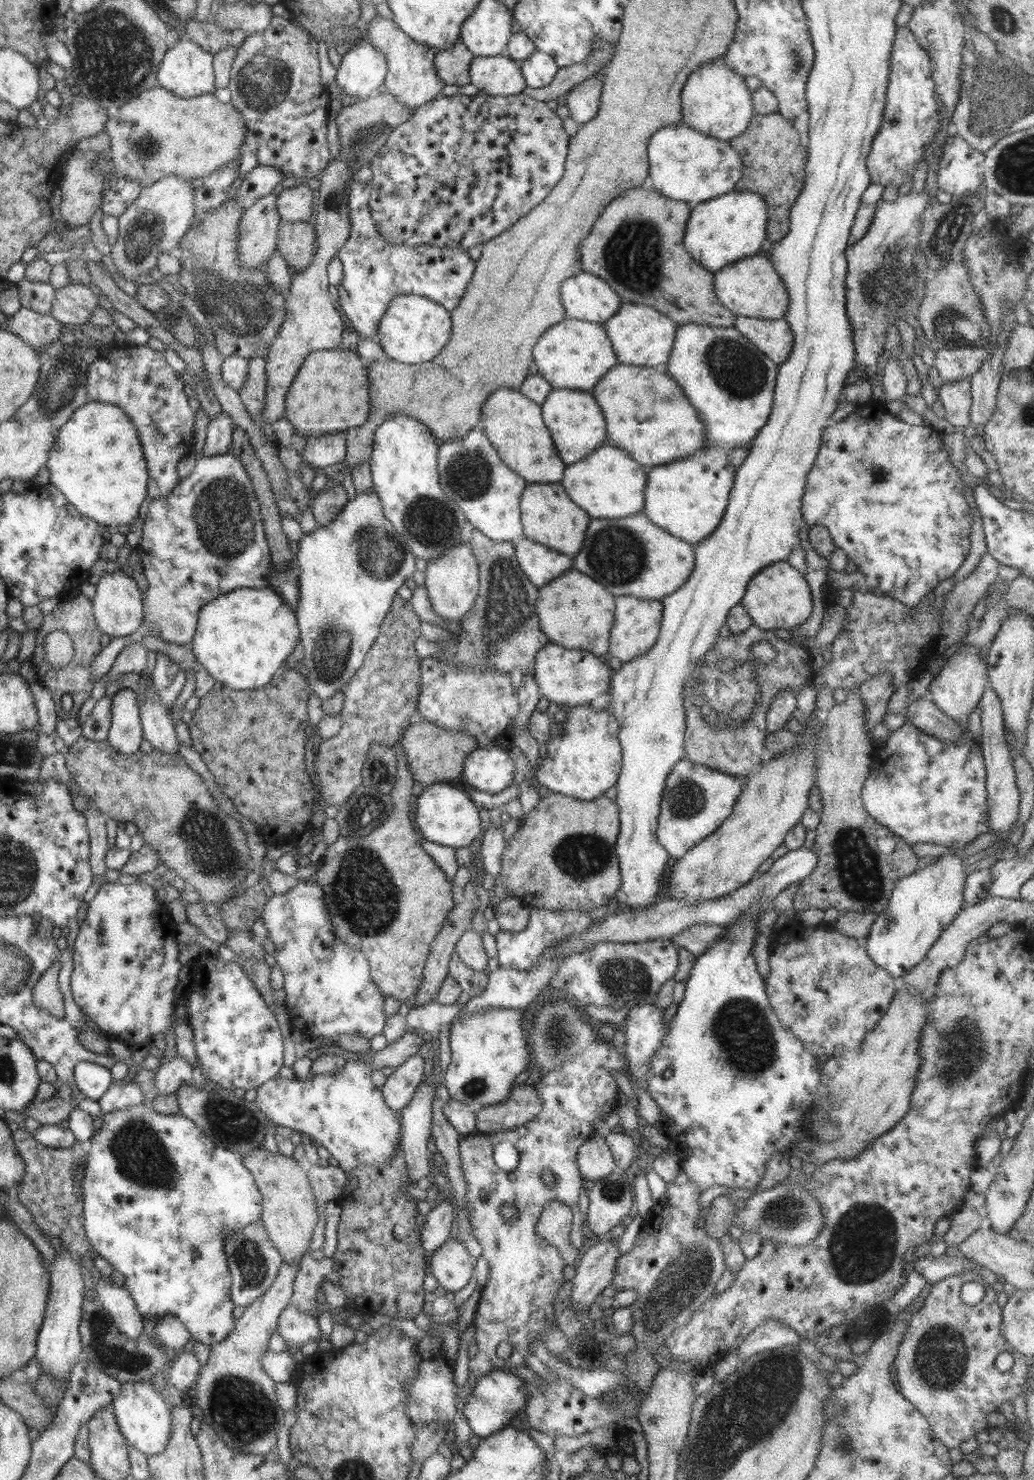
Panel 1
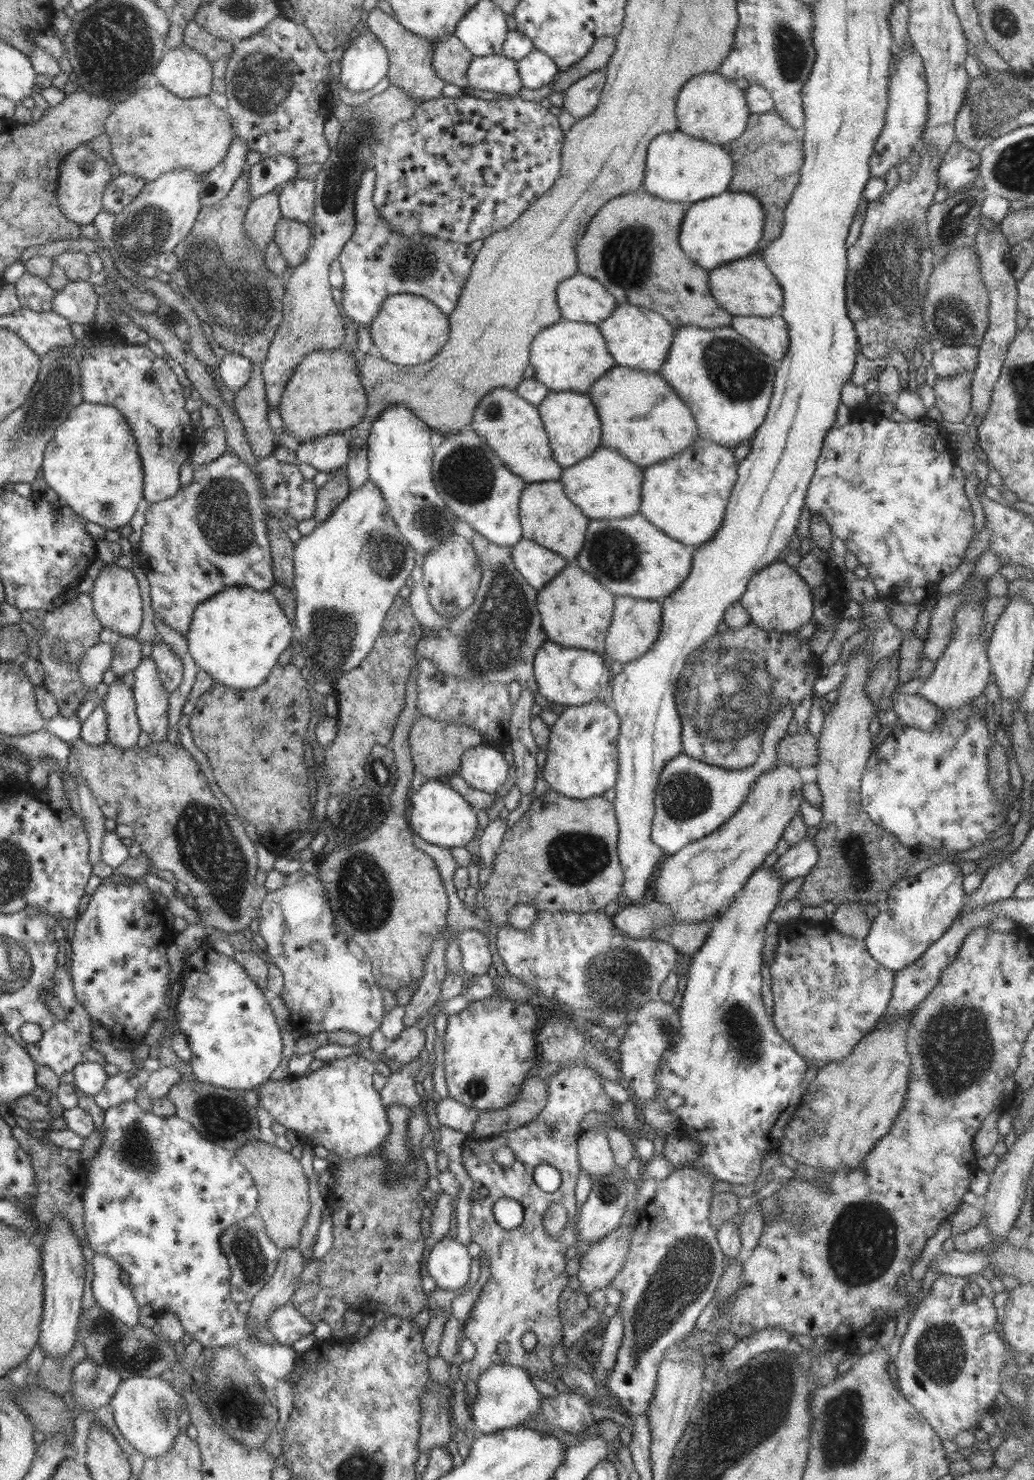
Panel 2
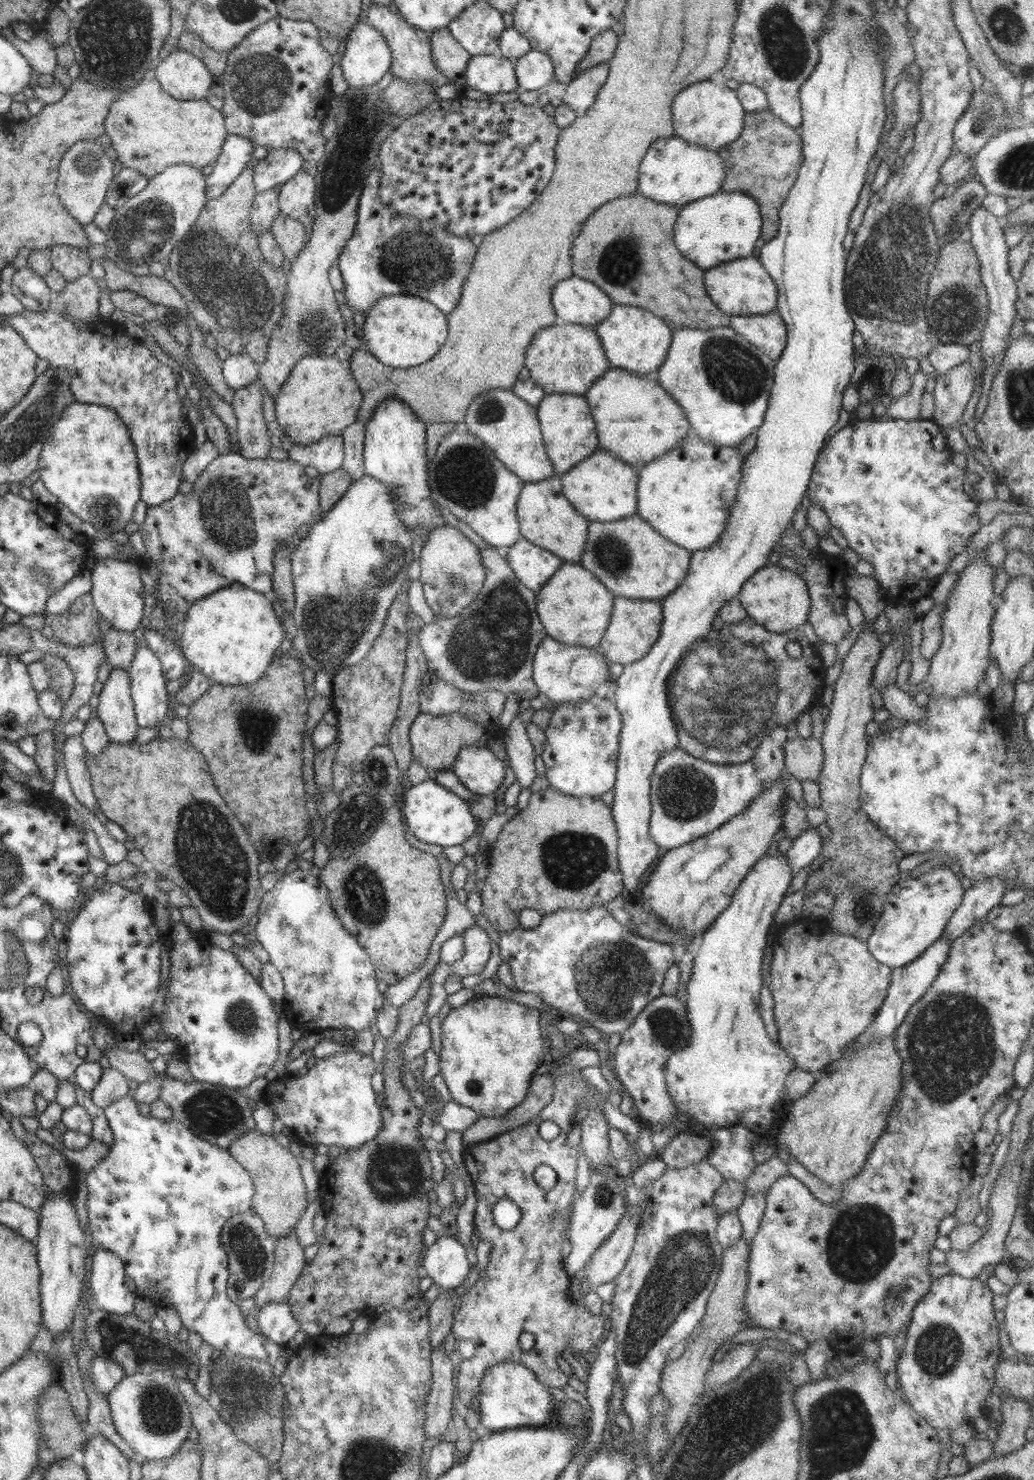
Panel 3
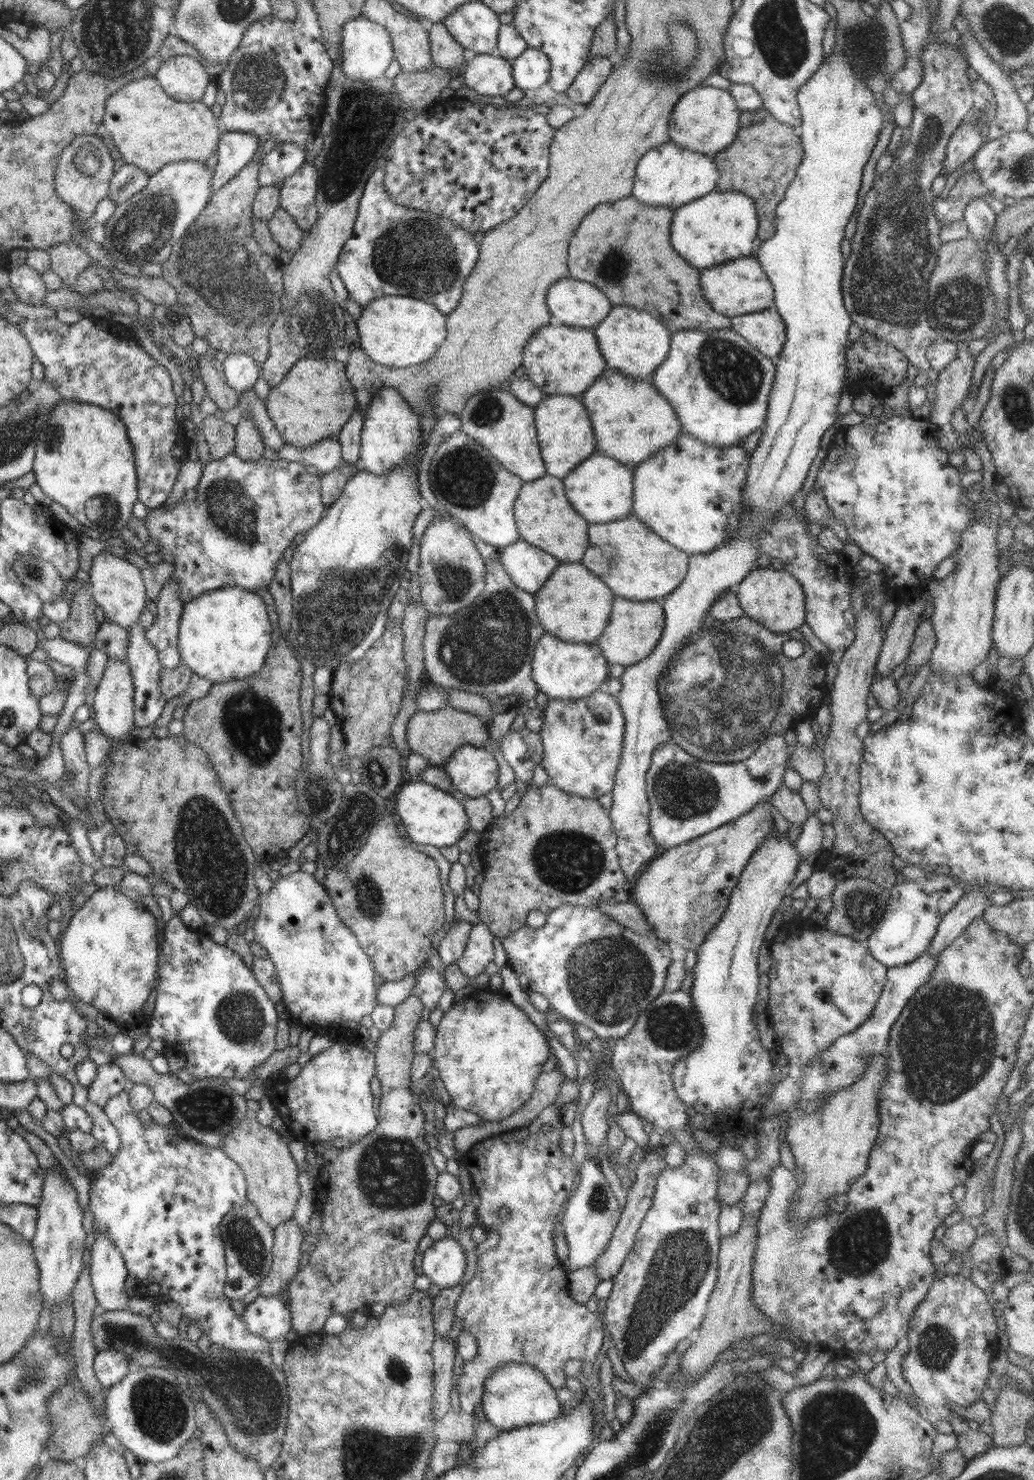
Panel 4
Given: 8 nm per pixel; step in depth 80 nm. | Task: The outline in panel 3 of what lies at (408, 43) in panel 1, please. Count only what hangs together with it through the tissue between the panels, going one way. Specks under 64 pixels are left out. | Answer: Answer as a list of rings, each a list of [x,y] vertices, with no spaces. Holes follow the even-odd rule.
[[[372,3],[368,11],[368,21],[370,26],[379,30],[388,43],[391,50],[391,72],[394,77],[403,78],[404,81],[412,81],[415,83],[430,83],[434,88],[448,84],[448,77],[440,73],[440,70],[434,66],[431,56],[430,35],[424,31],[417,29],[415,26],[409,25],[400,13],[392,13],[392,11],[381,3]]]

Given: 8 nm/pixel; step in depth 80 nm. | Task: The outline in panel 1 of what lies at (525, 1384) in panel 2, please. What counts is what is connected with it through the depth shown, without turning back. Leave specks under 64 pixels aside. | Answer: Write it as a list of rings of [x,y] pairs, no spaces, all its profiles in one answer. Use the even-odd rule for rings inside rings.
[[[508,1368],[492,1370],[477,1380],[477,1384],[466,1394],[464,1399],[464,1416],[471,1428],[471,1432],[484,1438],[496,1431],[509,1426],[512,1418],[517,1416],[518,1411],[525,1409],[527,1401],[527,1385],[514,1376]]]

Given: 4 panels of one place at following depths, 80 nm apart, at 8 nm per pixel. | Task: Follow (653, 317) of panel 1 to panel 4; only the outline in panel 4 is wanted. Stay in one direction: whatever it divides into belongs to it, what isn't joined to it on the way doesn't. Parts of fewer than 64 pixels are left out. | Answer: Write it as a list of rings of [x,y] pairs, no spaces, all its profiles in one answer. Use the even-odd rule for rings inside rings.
[[[616,305],[592,329],[608,369],[638,380],[649,379],[668,356],[671,334],[662,321],[632,306]]]

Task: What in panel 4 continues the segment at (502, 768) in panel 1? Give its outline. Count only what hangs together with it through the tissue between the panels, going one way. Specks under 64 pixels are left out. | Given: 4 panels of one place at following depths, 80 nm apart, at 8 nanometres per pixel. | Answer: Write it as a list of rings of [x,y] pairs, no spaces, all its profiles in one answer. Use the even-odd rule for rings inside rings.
[[[468,743],[454,751],[442,769],[452,779],[456,795],[461,798],[487,795],[496,788],[500,777],[492,752]]]

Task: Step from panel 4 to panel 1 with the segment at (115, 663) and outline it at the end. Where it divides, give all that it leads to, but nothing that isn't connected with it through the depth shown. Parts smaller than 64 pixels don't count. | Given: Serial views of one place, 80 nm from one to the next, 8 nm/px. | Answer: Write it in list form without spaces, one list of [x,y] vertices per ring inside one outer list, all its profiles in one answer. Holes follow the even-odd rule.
[[[123,687],[111,698],[111,727],[107,741],[118,754],[132,756],[140,750],[144,739],[139,708],[136,705],[138,695],[132,689]]]

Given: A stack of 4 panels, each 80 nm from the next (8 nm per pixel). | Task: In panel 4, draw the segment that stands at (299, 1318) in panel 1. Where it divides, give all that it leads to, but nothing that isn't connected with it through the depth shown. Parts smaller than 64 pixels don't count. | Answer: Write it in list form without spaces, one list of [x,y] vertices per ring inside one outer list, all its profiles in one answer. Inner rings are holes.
[[[258,1296],[250,1306],[245,1306],[241,1316],[248,1332],[257,1334],[268,1341],[286,1338],[293,1330],[291,1312],[284,1302],[274,1296]]]

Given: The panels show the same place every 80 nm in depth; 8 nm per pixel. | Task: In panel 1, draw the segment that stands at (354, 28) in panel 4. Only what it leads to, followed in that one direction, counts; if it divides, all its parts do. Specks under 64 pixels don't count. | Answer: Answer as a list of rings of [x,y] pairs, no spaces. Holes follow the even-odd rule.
[[[365,37],[353,40],[353,46],[342,55],[336,82],[343,93],[367,99],[385,82],[387,62],[384,55]]]

